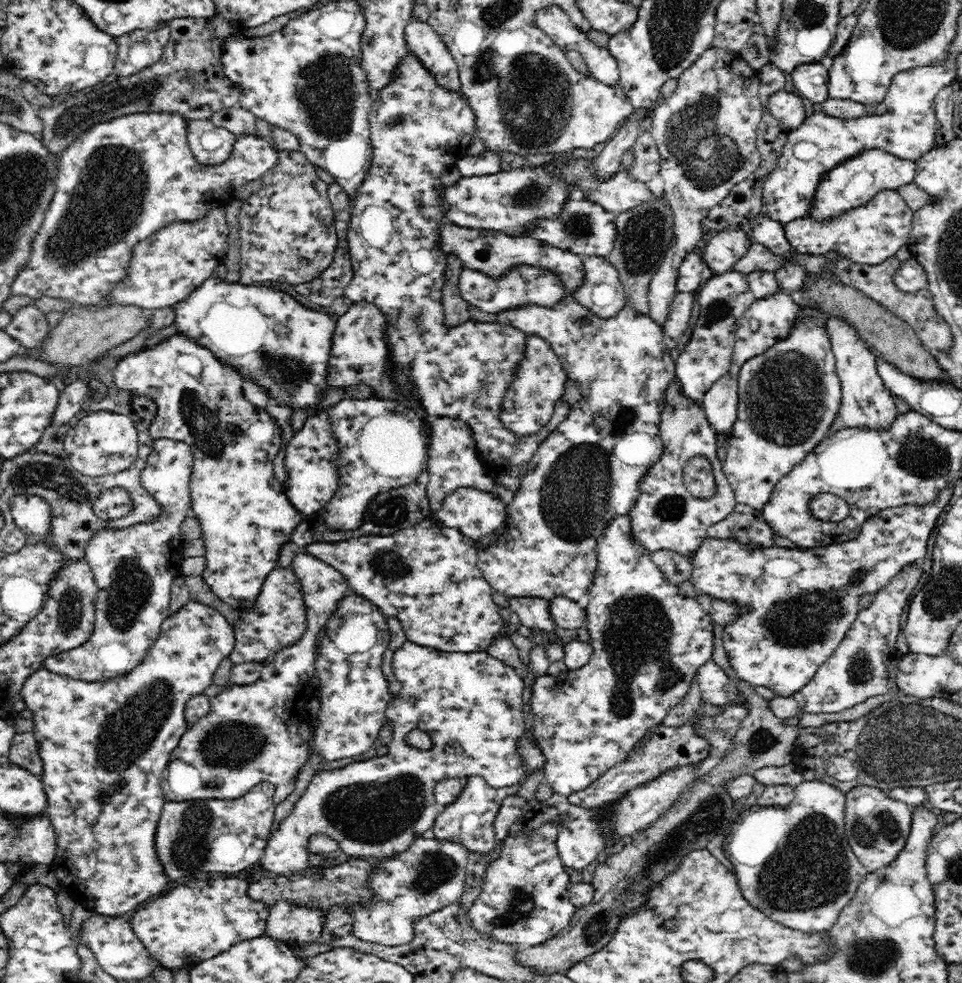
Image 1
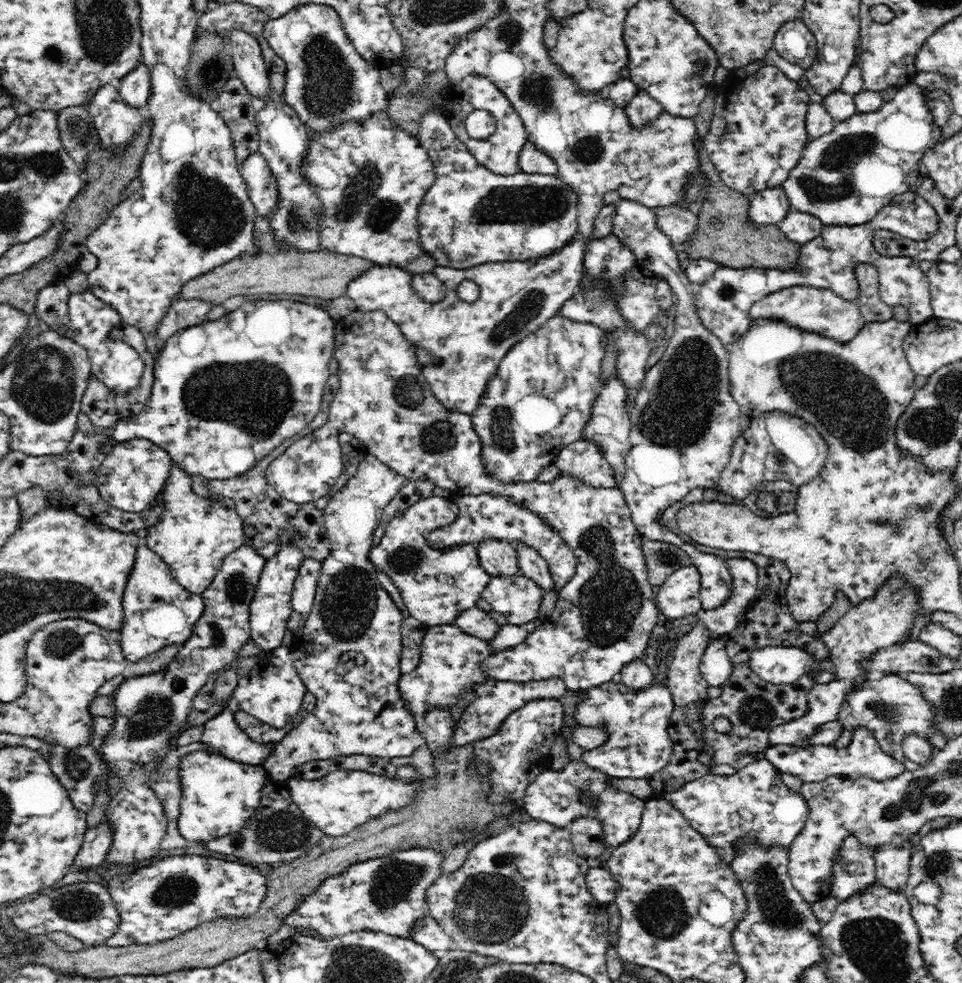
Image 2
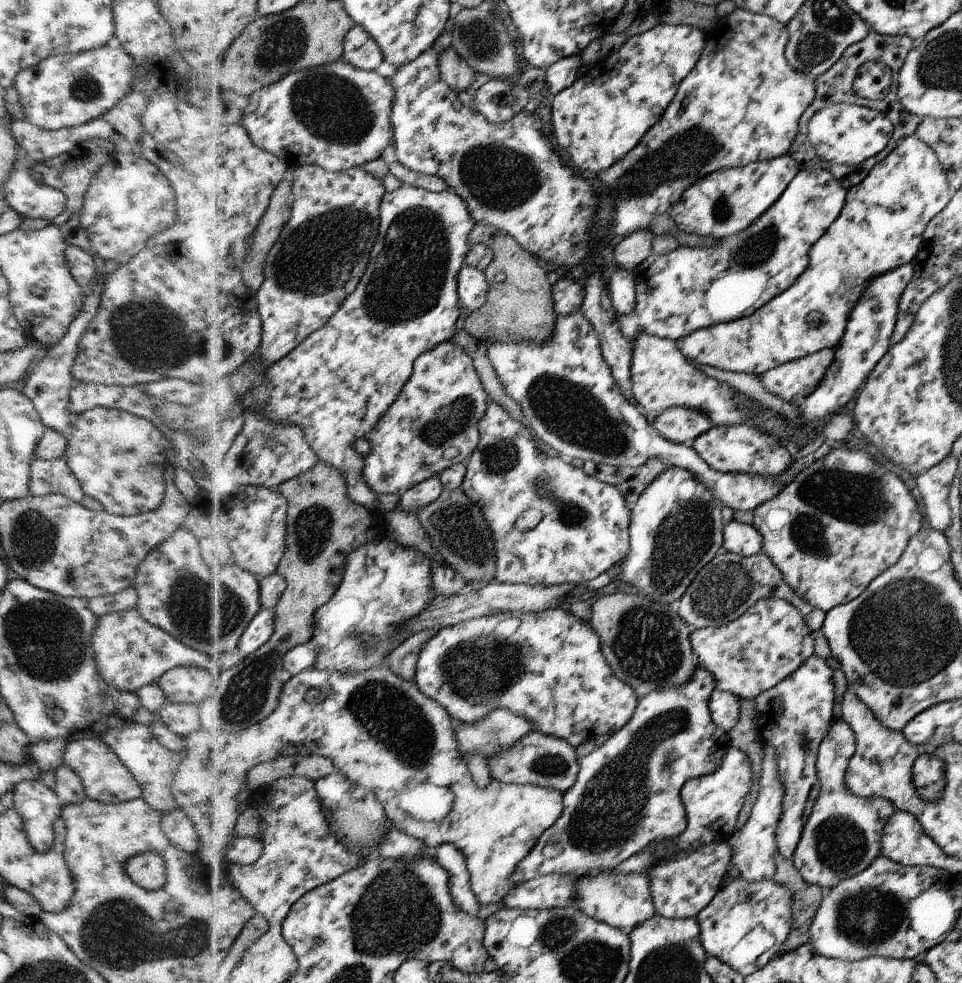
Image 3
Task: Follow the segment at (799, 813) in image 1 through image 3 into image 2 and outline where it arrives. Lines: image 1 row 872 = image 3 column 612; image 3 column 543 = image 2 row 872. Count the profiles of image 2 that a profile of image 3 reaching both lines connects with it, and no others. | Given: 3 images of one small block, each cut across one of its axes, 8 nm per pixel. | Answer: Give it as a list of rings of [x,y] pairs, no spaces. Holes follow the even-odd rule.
[[[856,835],[847,836],[842,840],[840,861],[837,862],[830,896],[838,901],[848,901],[874,882],[877,882],[877,878],[872,853],[863,848]]]

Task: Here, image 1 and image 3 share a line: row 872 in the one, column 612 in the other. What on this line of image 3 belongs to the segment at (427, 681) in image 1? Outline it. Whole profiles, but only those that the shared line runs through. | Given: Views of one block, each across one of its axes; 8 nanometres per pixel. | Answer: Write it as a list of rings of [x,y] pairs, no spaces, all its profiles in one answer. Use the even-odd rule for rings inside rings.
[[[618,268],[618,272],[607,280],[612,305],[617,313],[628,315],[634,312],[637,301],[637,281],[632,272]]]

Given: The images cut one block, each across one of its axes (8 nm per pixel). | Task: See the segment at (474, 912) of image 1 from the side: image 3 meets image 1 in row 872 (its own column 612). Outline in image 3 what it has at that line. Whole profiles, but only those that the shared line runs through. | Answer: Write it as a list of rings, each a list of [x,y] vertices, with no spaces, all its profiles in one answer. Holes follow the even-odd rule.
[[[490,399],[481,418],[480,444],[468,458],[468,469],[461,484],[466,496],[482,510],[493,532],[496,550],[498,583],[524,583],[552,586],[583,583],[622,566],[630,552],[629,526],[632,508],[617,486],[602,482],[585,473],[560,454],[539,449],[534,432],[522,421],[514,419],[502,405]],[[523,512],[540,512],[542,518],[535,528],[520,531],[518,520]]]

